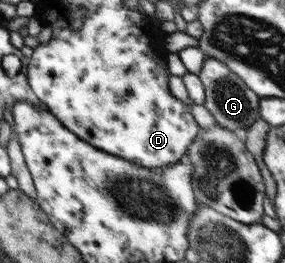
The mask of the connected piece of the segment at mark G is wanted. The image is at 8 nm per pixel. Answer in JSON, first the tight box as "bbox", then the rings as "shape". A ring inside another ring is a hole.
{"bbox":[197,57,259,131],"shape":[[[210,57],[205,59],[197,74],[204,90],[202,106],[214,117],[216,124],[230,131],[236,128],[249,128],[255,120],[255,112],[259,112],[259,96],[250,91],[235,75],[224,63]]]}

